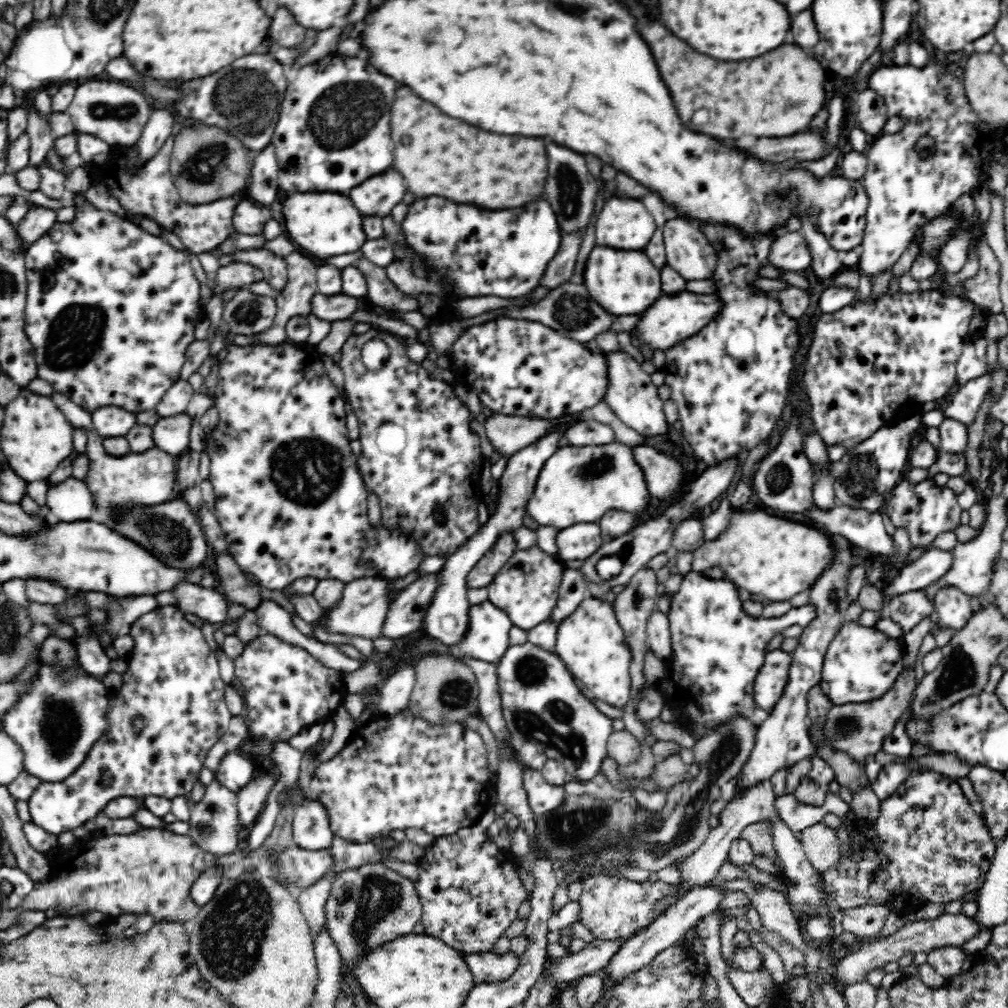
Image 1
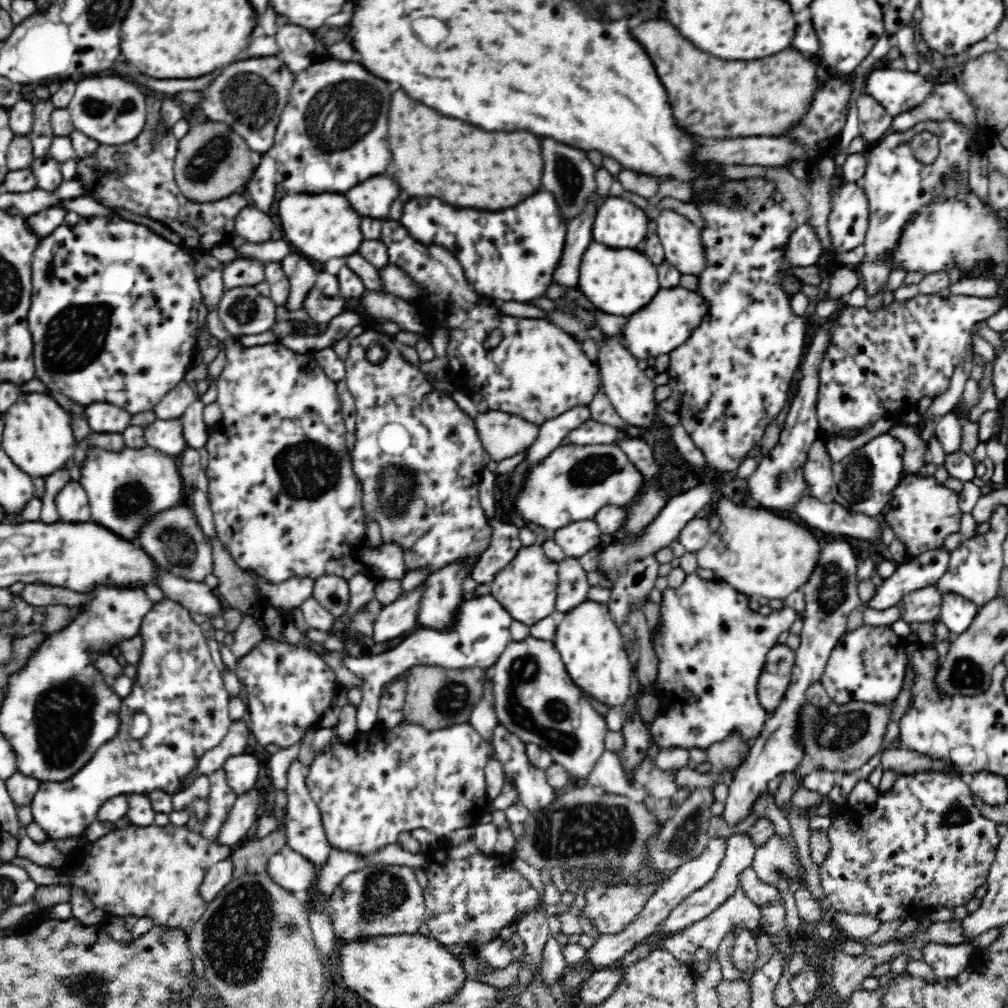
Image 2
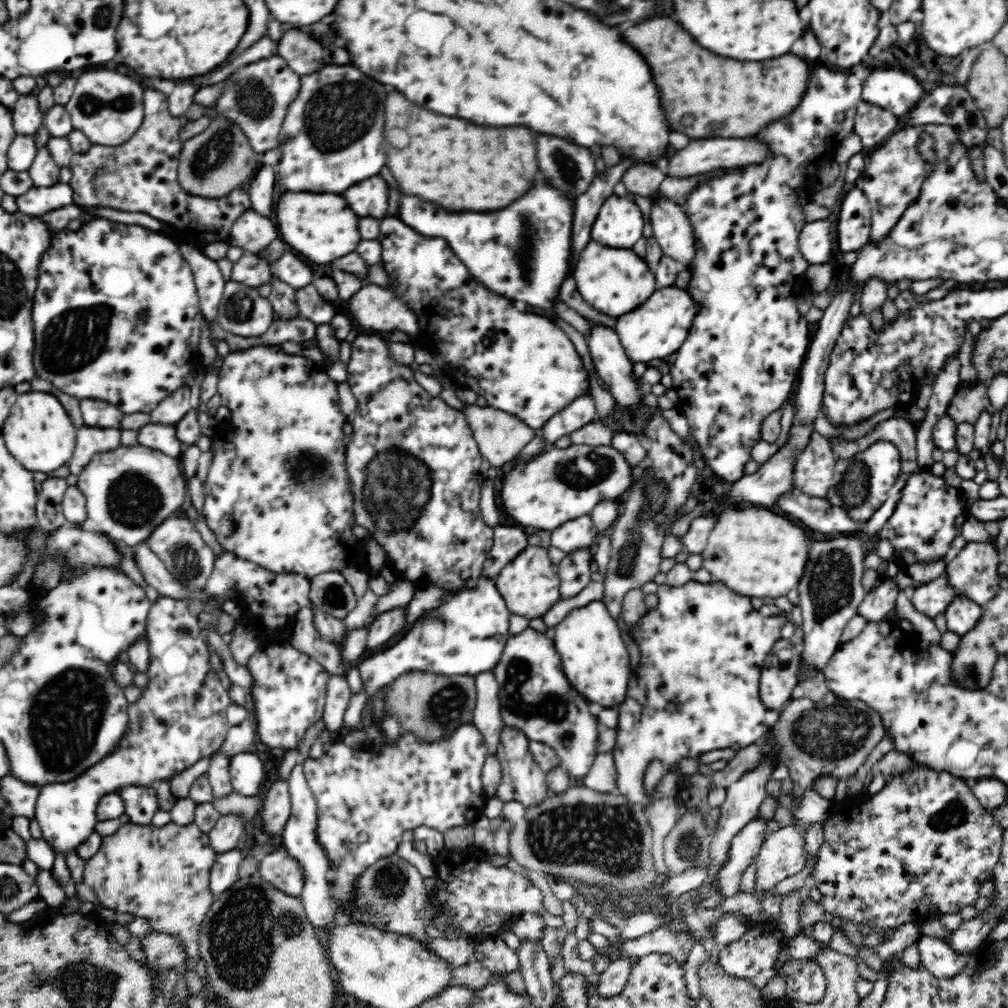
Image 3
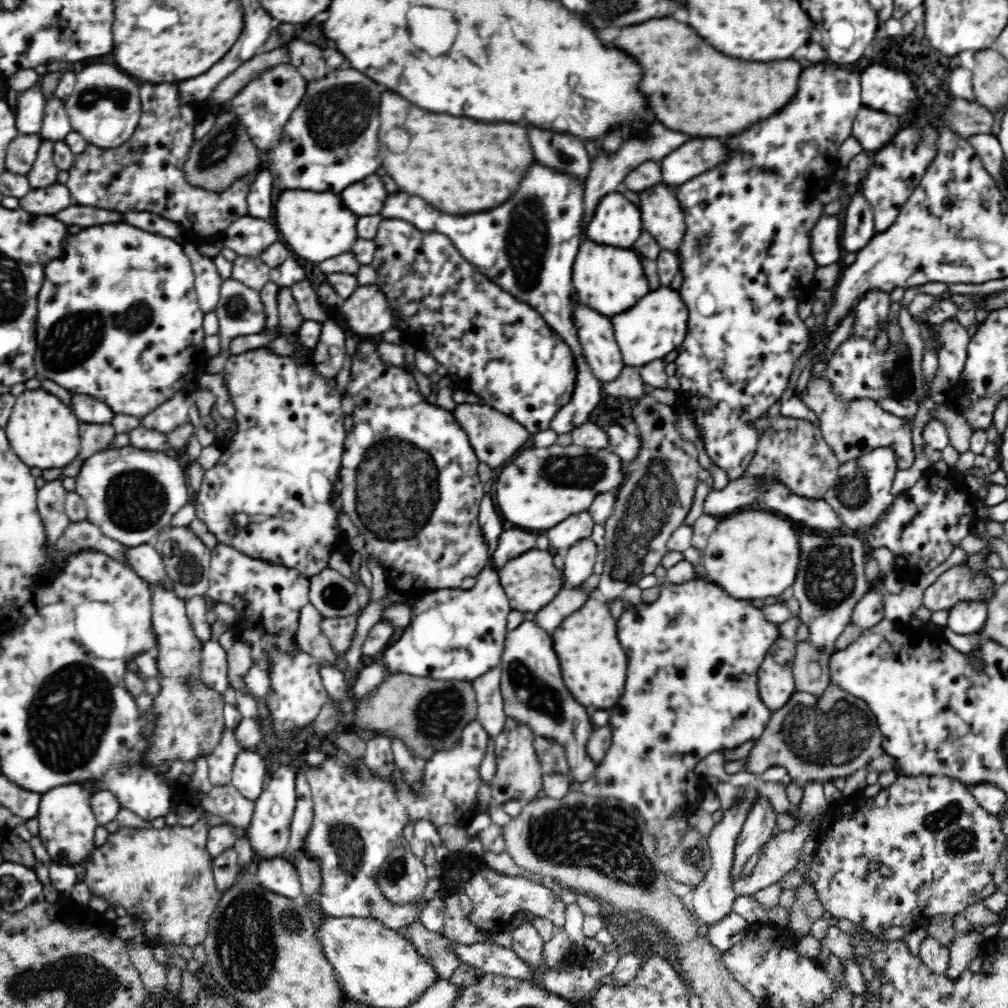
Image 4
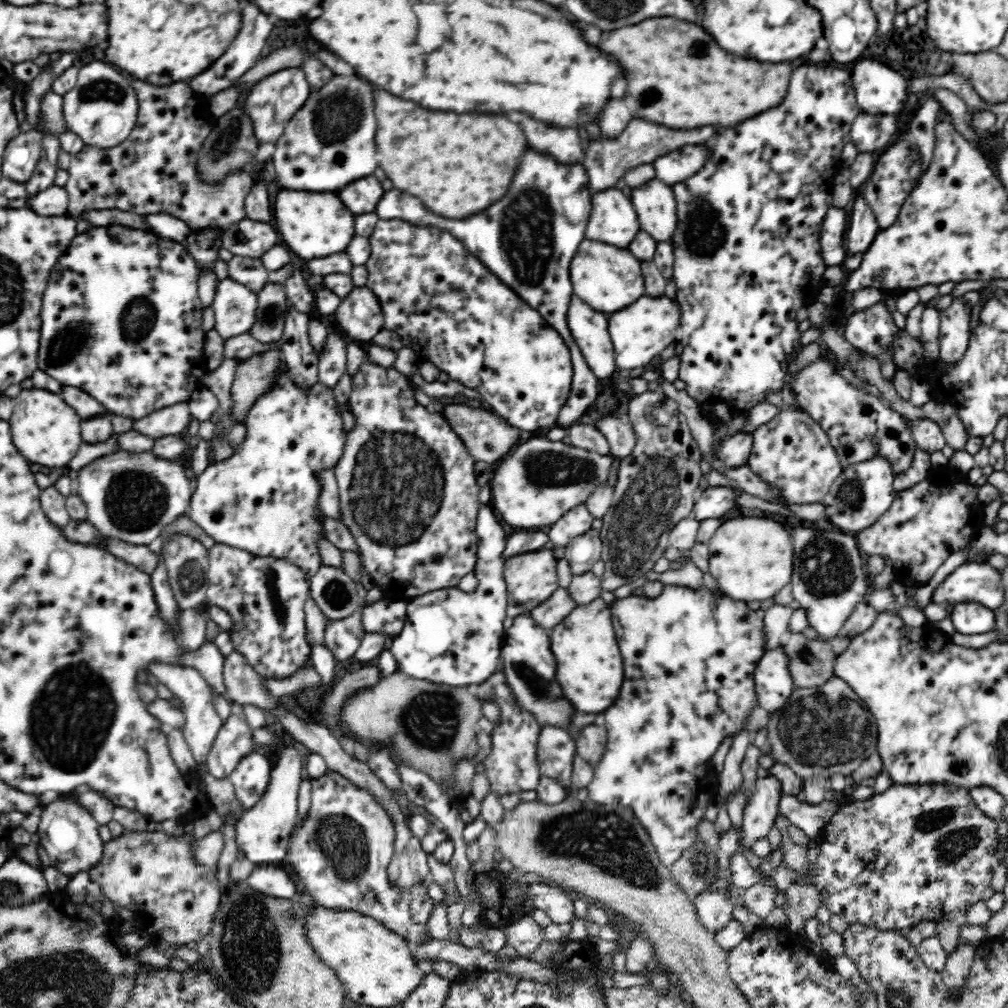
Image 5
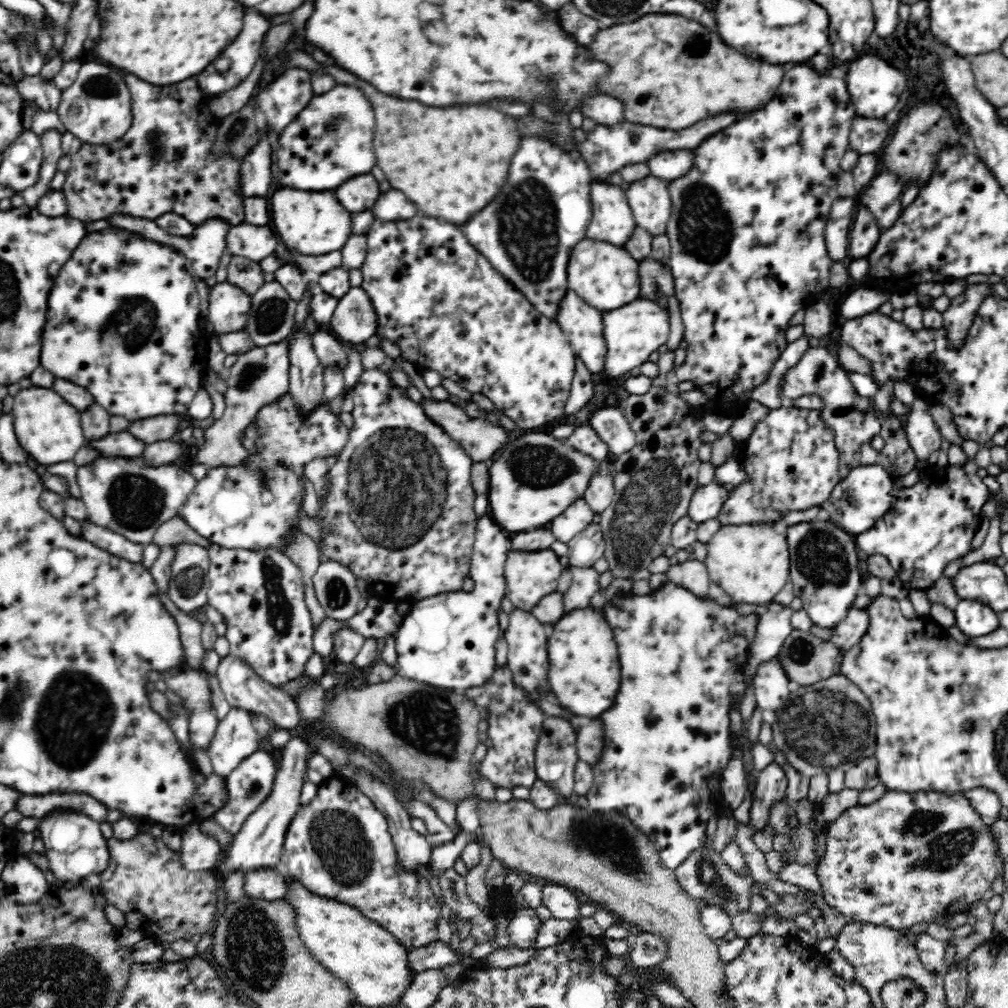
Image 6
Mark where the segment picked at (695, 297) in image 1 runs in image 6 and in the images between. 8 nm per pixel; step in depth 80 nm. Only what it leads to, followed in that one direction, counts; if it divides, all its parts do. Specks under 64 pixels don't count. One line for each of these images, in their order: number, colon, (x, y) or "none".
2: (668, 321)
3: (656, 329)
4: (657, 325)
5: (642, 331)
6: (635, 333)

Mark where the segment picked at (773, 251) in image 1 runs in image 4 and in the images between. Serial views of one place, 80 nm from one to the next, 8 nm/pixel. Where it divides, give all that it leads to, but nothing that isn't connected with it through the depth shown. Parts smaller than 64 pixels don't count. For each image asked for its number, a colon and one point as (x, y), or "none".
2: (802, 249)
3: (817, 246)
4: (825, 248)

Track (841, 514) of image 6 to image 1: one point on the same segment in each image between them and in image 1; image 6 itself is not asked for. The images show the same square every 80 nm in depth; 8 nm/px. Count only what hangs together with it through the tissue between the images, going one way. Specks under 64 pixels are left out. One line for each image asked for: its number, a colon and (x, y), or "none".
1: (863, 479)
2: (863, 481)
3: (860, 486)
4: (861, 492)
5: (863, 491)

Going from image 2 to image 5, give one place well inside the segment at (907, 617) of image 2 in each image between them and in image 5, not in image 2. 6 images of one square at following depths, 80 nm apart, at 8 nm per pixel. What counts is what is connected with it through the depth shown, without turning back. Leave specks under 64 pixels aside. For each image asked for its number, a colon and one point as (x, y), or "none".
3: (931, 599)
4: (957, 583)
5: (969, 582)

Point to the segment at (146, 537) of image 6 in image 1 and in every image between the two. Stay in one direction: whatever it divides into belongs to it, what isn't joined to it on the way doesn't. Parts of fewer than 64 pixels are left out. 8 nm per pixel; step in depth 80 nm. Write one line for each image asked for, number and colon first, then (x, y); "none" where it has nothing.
1: (148, 477)
2: (125, 488)
3: (129, 491)
4: (131, 493)
5: (130, 496)

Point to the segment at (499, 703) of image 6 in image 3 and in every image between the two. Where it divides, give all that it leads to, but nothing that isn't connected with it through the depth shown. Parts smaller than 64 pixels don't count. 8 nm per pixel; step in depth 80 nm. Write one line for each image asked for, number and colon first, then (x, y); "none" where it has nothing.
3: (523, 780)
4: (519, 776)
5: (512, 768)

